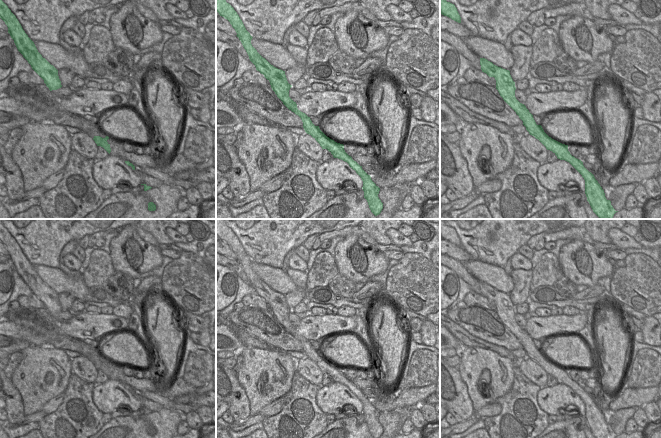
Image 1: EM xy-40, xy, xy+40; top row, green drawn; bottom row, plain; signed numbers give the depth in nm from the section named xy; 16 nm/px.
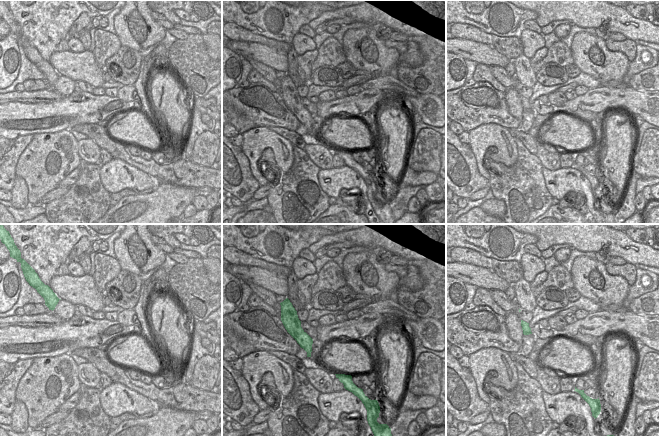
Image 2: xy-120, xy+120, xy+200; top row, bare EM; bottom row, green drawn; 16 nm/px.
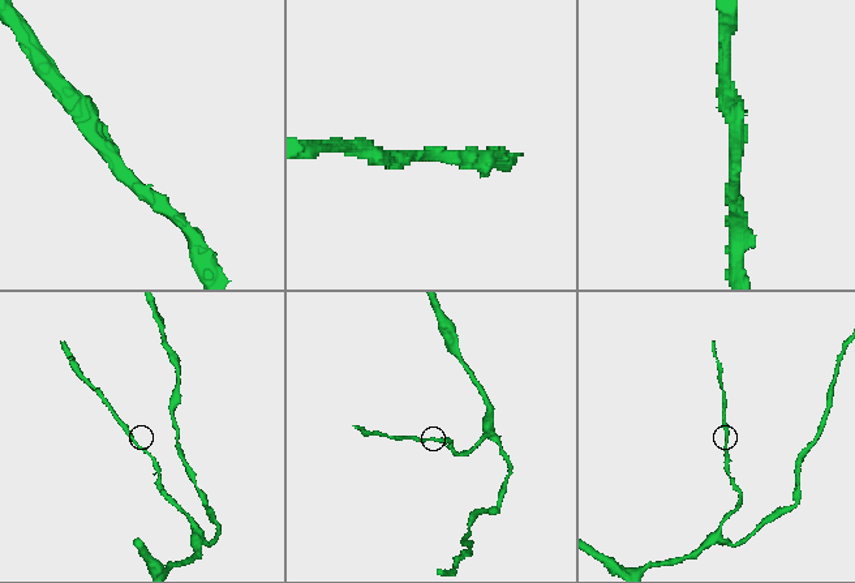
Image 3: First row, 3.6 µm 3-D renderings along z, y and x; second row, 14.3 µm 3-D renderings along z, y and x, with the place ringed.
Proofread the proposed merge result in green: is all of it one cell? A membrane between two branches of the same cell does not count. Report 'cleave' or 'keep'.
keep

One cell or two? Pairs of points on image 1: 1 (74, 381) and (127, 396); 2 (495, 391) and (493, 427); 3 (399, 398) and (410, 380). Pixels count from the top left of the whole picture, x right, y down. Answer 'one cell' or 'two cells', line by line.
1: two cells
2: two cells
3: two cells

